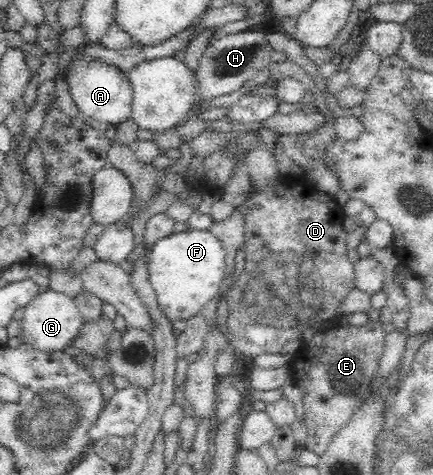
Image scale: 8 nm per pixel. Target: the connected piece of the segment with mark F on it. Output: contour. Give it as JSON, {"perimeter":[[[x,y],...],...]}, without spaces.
{"perimeter":[[[188,228],[166,235],[151,246],[148,254],[148,278],[156,291],[158,307],[170,320],[186,320],[200,314],[204,304],[220,292],[226,271],[222,242],[209,230]]]}

